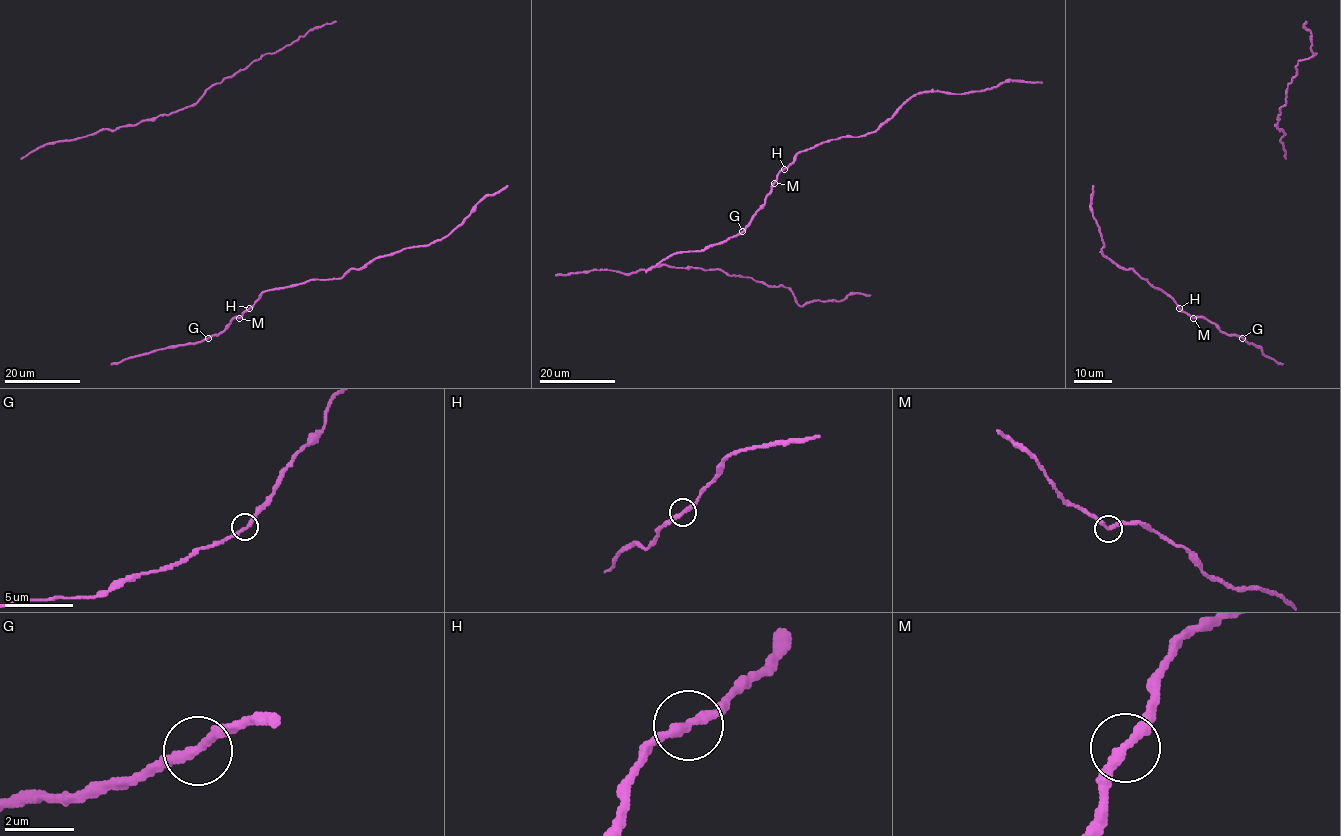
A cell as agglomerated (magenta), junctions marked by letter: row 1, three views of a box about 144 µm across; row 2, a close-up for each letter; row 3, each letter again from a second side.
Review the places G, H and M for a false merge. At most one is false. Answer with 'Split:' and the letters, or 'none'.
Split: none

